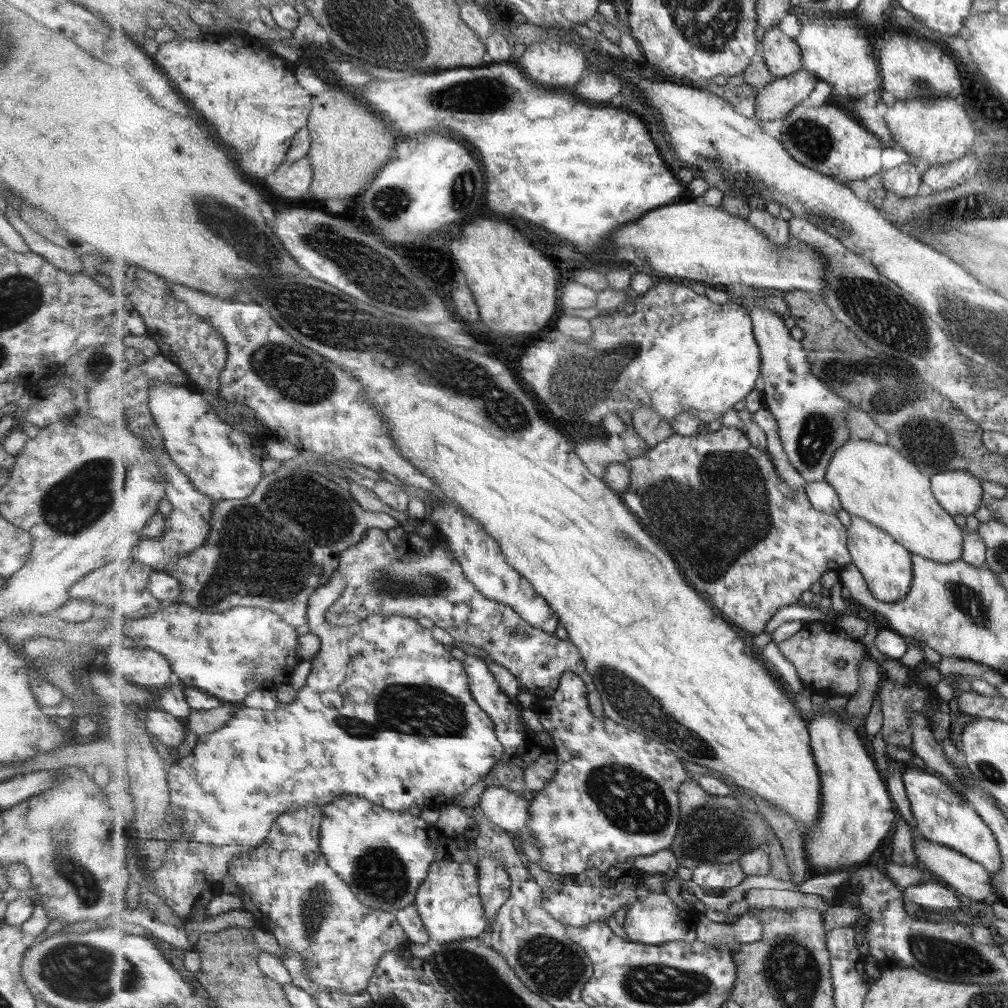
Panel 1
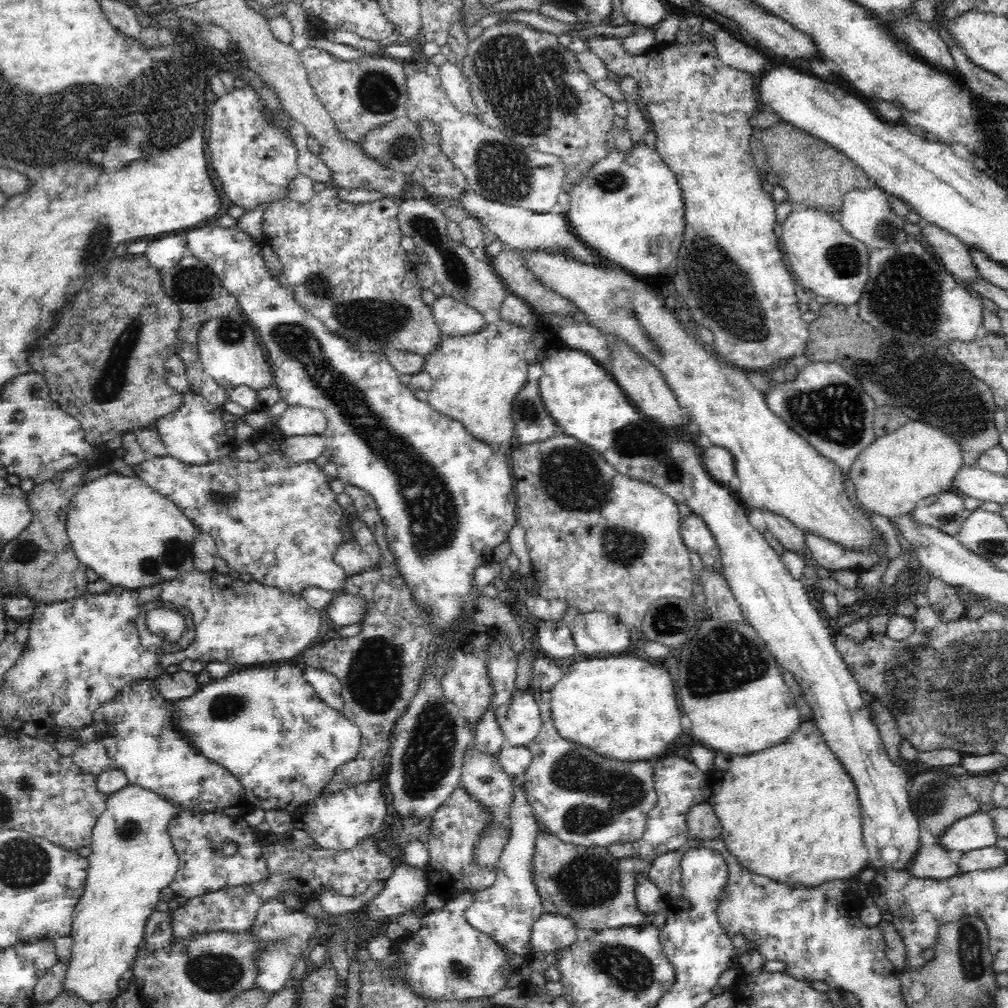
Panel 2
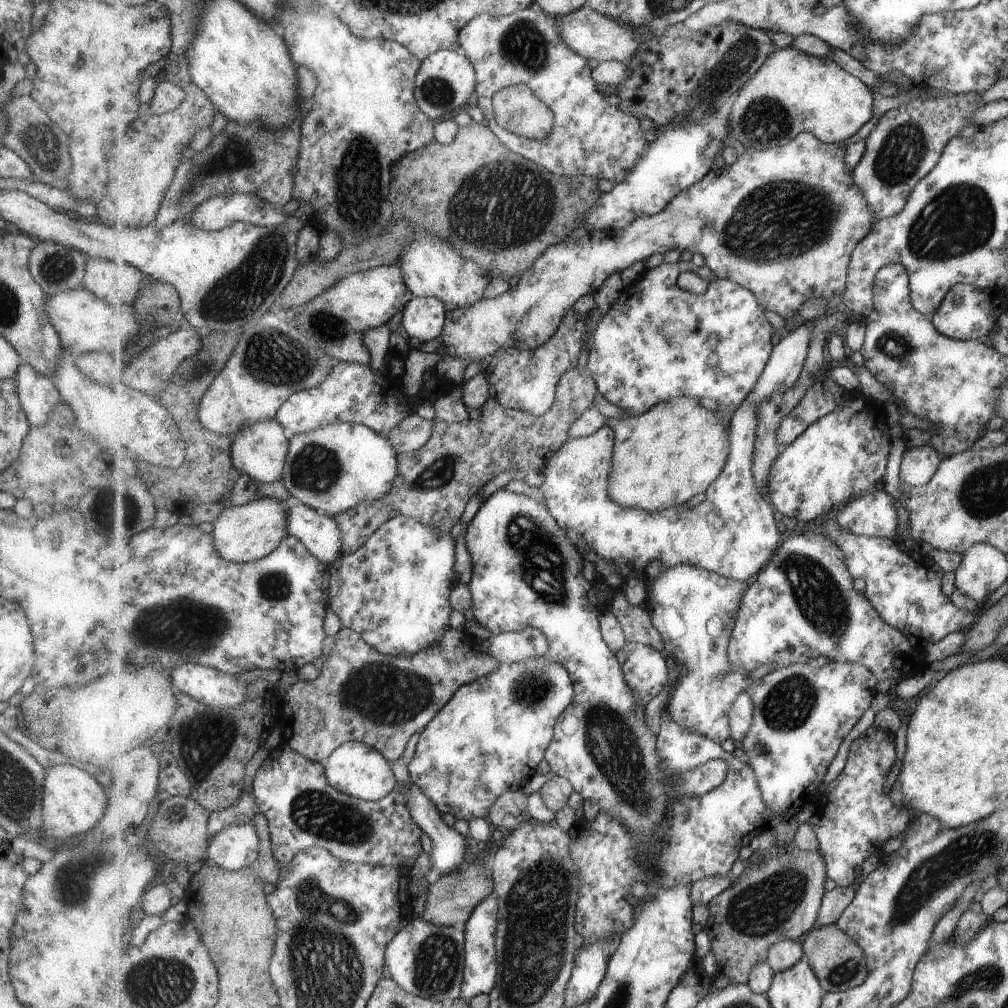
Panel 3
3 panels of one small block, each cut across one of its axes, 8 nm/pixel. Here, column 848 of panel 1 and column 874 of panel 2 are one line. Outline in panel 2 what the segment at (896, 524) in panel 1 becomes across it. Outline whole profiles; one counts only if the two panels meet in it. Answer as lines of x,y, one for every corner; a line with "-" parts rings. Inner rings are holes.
908,420
863,450
849,475
863,508
890,518
914,510
924,497
952,489
956,474
964,466
963,456
962,444
951,432
926,424
924,420

